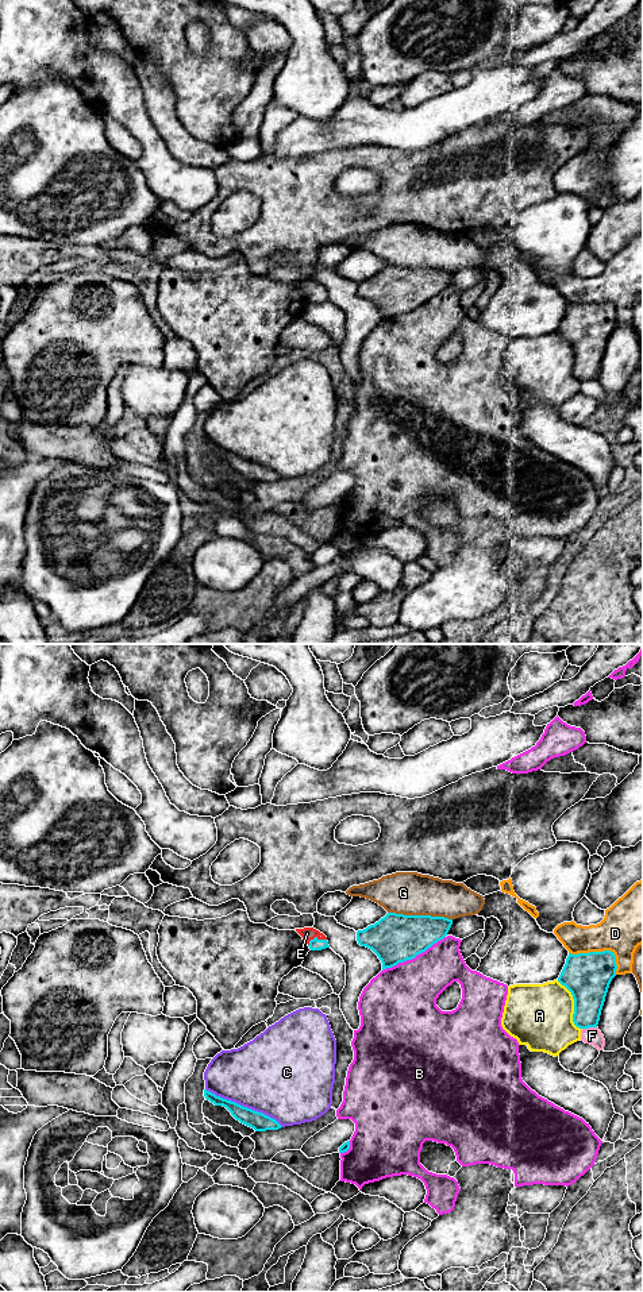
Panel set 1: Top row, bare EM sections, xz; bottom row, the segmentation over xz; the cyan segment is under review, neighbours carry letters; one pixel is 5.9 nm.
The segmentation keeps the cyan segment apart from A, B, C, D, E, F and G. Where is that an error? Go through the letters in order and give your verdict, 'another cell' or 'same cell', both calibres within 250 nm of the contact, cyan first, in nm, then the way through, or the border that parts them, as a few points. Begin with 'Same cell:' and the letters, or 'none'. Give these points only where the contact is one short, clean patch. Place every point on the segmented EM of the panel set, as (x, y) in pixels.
Same cell: E
A: another cell; 280 nm thick on the cyan side, 380 nm on the other
B: another cell; 300 nm thick on the cyan side, 400 nm on the other
C: another cell; 110 nm thick on the cyan side, 460 nm on the other
D: another cell; 280 nm thick on the cyan side, 300 nm on the other
E: same cell; 70 nm thick on the cyan side, 80 nm on the other
F: another cell; 220 nm thick on the cyan side, 100 nm on the other
G: another cell; 300 nm thick on the cyan side, 260 nm on the other

